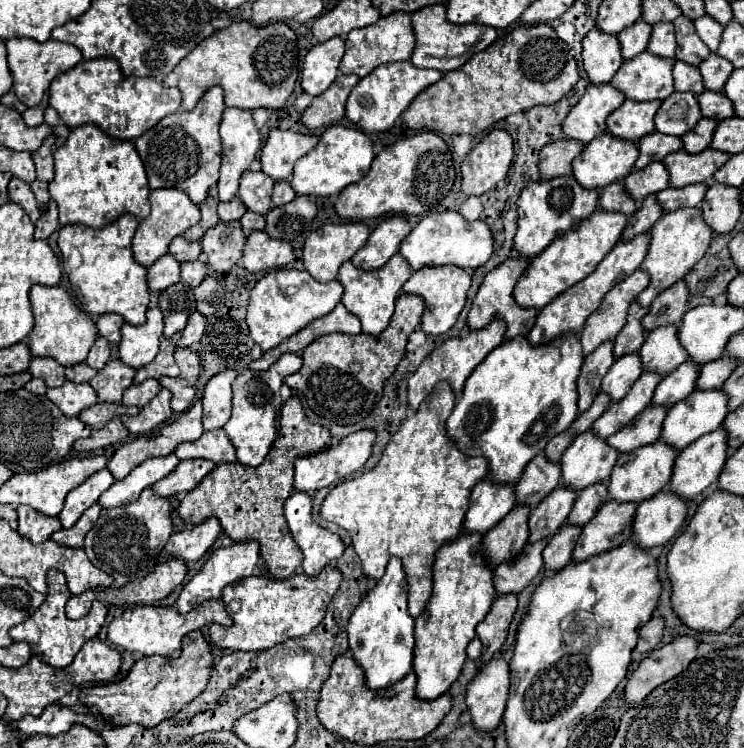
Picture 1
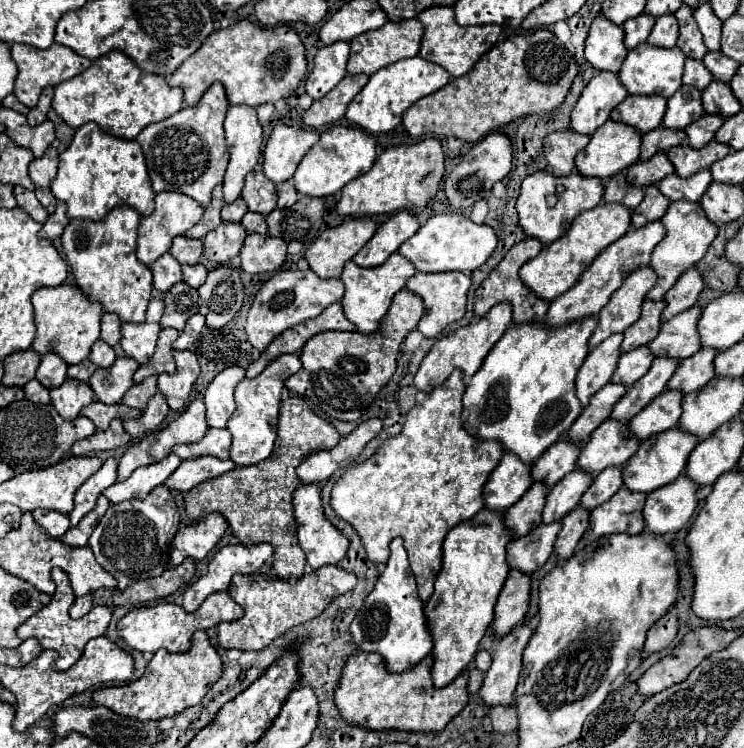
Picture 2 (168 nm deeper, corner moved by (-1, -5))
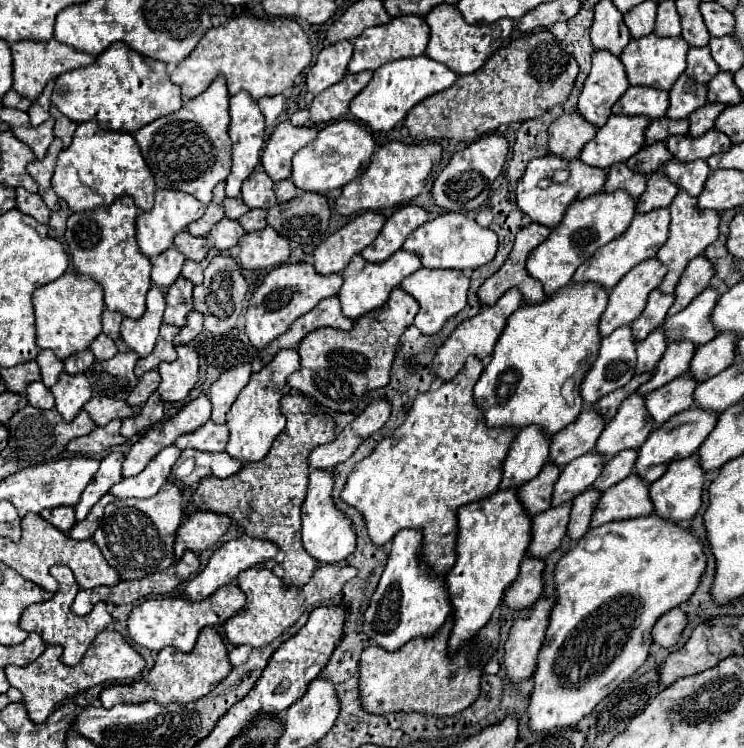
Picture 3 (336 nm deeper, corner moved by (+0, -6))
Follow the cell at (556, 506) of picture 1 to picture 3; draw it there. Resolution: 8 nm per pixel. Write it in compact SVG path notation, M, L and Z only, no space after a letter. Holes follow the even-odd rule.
M588 452L584 456L578 456L576 460L568 462L562 468L562 474L554 486L552 506L570 502L580 492L590 488L592 482L600 476L602 468L604 468L604 456L598 456L596 452Z

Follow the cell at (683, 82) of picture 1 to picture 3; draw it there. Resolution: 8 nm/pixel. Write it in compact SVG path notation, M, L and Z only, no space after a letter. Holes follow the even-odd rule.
M702 46L702 48L690 48L688 50L688 66L686 66L686 74L690 78L694 78L696 82L708 84L716 74L720 72L718 64L714 62L710 48Z

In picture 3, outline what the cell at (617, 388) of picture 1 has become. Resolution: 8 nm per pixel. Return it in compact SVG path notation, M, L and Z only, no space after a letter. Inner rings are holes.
M658 326L656 330L652 330L646 340L638 342L638 346L636 346L636 350L638 350L636 374L652 372L656 368L658 360L662 358L666 346L668 346L668 342L666 342L666 334L664 334L662 326Z

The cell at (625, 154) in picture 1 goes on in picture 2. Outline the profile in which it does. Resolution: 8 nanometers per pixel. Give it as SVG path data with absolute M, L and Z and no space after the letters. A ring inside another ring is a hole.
M609 119L591 135L589 145L577 153L575 167L585 177L609 179L639 161L639 147L641 135L637 131Z

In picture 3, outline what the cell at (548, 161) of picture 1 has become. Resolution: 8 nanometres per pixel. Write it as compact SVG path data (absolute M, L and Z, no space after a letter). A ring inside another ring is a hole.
M578 112L560 116L554 124L550 124L550 140L548 148L552 154L562 158L578 158L580 150L588 140L592 140L596 134L596 126L578 116Z

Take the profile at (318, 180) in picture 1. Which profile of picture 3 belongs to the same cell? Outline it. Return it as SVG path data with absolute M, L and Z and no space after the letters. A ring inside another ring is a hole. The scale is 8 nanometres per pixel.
M338 120L328 124L318 132L318 138L312 144L306 144L296 156L292 166L290 180L296 188L306 192L328 192L334 188L342 188L352 182L356 176L362 176L370 164L370 156L374 152L374 140L370 132L352 120Z

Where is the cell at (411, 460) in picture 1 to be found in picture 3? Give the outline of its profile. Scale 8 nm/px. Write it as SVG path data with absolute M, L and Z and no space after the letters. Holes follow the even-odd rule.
M470 356L464 368L446 384L436 390L420 394L400 428L394 430L392 438L383 439L374 452L356 464L354 472L348 476L348 482L342 490L342 500L364 514L370 540L378 546L384 546L394 538L402 528L418 528L424 532L424 562L438 574L448 572L456 562L456 538L458 538L458 520L456 512L460 506L486 498L496 492L502 480L502 466L508 454L508 448L516 436L516 428L488 428L484 422L484 412L474 402L474 384L484 370L484 362L476 356Z

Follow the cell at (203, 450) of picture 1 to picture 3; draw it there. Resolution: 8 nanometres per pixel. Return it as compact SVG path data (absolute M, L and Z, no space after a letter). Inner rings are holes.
M208 420L196 432L180 436L176 440L176 446L180 450L196 448L196 450L204 450L204 452L222 452L226 448L226 442L228 442L228 426L220 426L220 424L214 424L212 420Z

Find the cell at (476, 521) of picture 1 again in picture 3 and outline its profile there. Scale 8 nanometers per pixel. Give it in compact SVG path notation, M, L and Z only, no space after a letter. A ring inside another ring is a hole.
M536 424L520 428L504 462L504 476L500 482L500 490L522 486L524 482L532 480L548 462L550 456L548 444L550 436L544 436L544 430L536 428Z

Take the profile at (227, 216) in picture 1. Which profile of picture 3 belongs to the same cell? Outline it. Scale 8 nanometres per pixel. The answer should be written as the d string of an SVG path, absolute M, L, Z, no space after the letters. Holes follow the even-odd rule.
M226 198L224 200L224 212L228 218L232 220L238 220L240 216L244 216L250 208L242 202L242 198Z

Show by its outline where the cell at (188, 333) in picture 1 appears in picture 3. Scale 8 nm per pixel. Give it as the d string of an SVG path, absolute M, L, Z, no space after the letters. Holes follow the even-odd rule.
M192 310L192 312L188 314L188 318L186 318L184 328L182 328L180 334L174 338L174 344L176 344L176 346L180 346L180 344L188 344L188 342L194 340L200 332L202 332L202 316L200 316L200 312Z

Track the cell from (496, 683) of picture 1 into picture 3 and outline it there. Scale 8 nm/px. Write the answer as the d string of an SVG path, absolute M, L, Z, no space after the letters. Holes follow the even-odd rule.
M540 598L534 606L520 610L514 626L510 628L510 638L504 646L504 666L508 678L516 684L530 678L536 670L552 604L554 598Z

